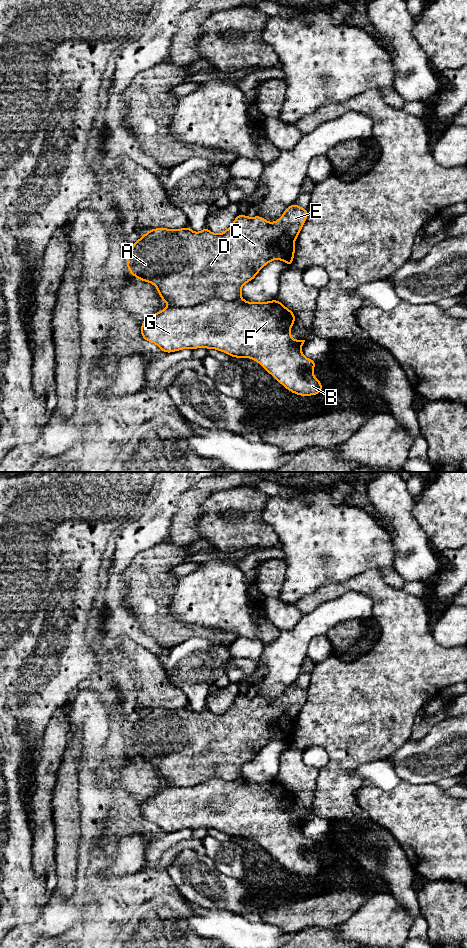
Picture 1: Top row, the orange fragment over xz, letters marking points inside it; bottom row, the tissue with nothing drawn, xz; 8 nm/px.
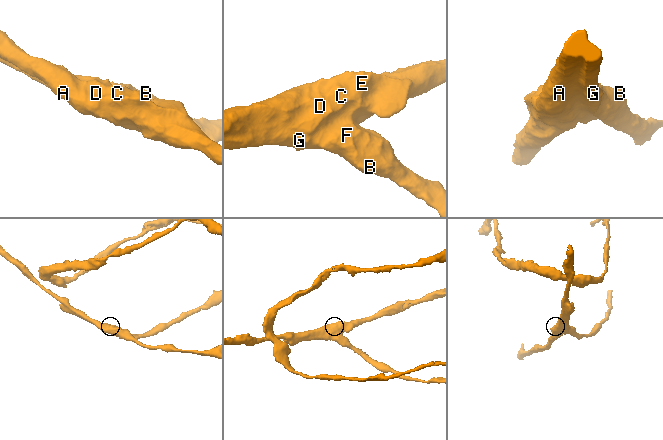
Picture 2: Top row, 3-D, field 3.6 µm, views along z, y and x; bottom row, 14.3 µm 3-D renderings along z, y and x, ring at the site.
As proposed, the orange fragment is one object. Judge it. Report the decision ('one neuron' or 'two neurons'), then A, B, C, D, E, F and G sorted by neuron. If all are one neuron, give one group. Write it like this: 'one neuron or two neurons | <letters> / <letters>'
two neurons | A C D E / B F G

